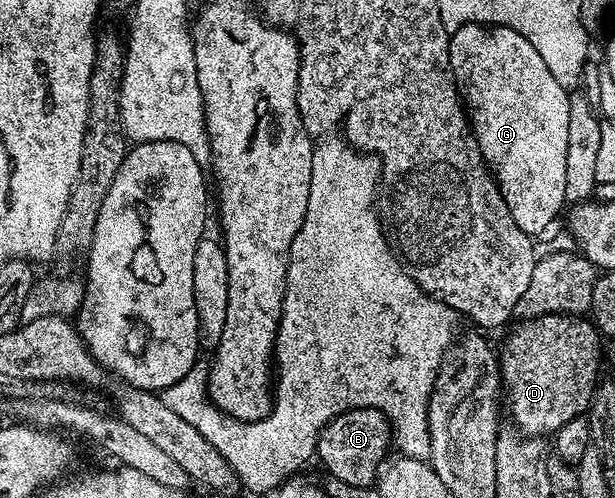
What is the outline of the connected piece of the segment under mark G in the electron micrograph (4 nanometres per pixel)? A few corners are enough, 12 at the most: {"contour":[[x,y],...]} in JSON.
{"contour":[[468,22],[450,66],[512,220],[565,198],[571,95],[518,30]]}

